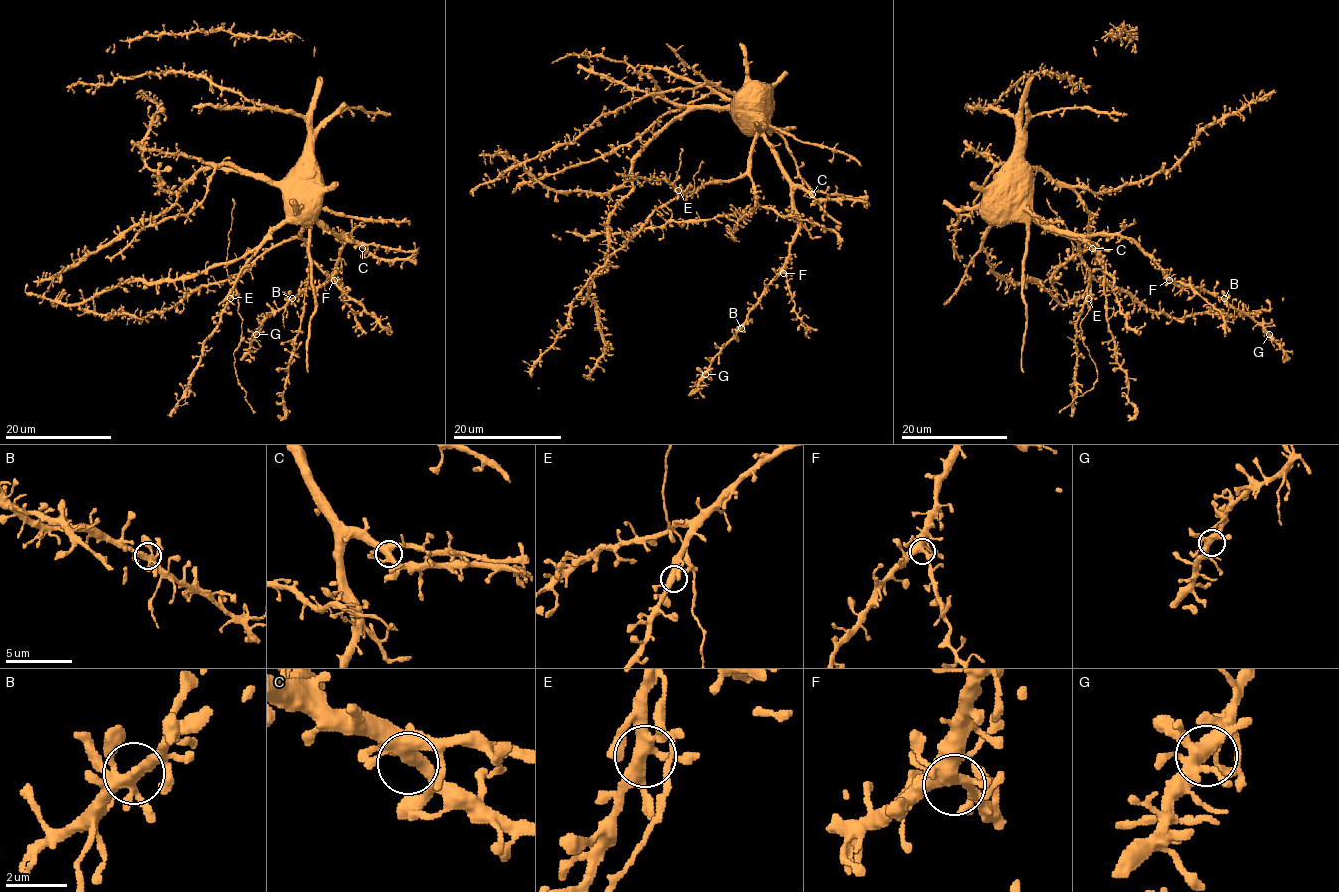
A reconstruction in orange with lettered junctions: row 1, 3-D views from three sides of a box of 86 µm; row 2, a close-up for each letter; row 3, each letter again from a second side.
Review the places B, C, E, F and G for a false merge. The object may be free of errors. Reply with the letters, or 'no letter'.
no letter

